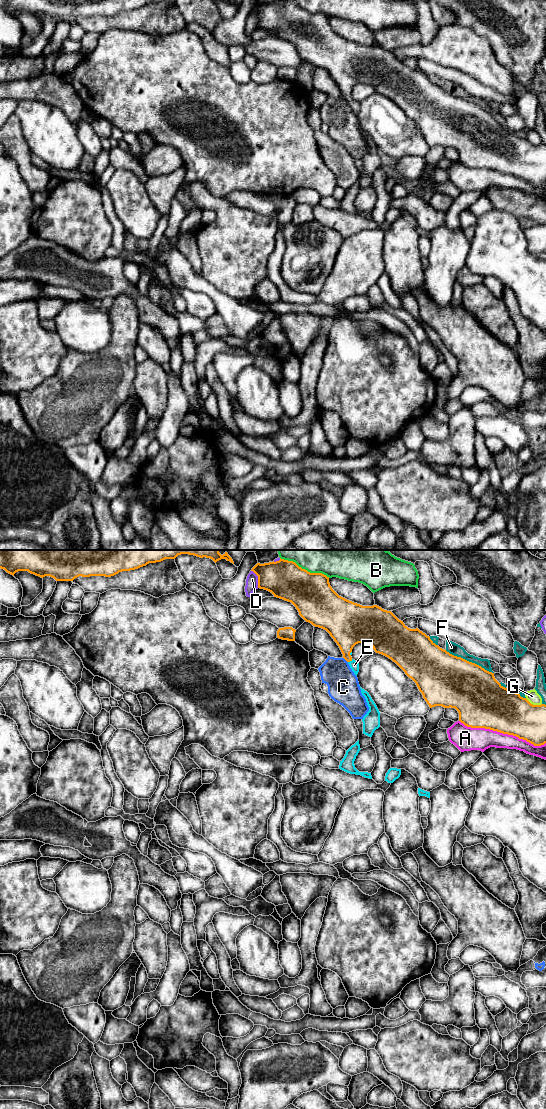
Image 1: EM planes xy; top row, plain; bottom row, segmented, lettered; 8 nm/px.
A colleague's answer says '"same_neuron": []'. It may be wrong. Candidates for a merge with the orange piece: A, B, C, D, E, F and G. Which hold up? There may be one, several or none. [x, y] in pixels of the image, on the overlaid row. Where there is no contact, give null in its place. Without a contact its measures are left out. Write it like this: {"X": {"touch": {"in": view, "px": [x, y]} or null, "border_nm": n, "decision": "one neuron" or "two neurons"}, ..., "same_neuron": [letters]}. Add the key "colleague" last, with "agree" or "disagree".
{"A": {"touch": {"in": "xy", "px": [502, 732]}, "border_nm": 700, "decision": "two neurons"}, "B": {"touch": {"in": "xy", "px": [304, 569]}, "border_nm": 440, "decision": "two neurons"}, "C": {"touch": {"in": "xy", "px": [345, 659]}, "border_nm": 60, "decision": "two neurons"}, "D": {"touch": {"in": "xy", "px": [258, 579]}, "border_nm": 160, "decision": "two neurons"}, "E": {"touch": {"in": "xy", "px": [350, 660]}, "border_nm": 50, "decision": "one neuron"}, "F": {"touch": {"in": "xy", "px": [468, 661]}, "border_nm": 440, "decision": "two neurons"}, "G": {"touch": {"in": "xy", "px": [532, 704]}, "border_nm": 140, "decision": "two neurons"}, "same_neuron": ["E"], "colleague": "disagree"}

